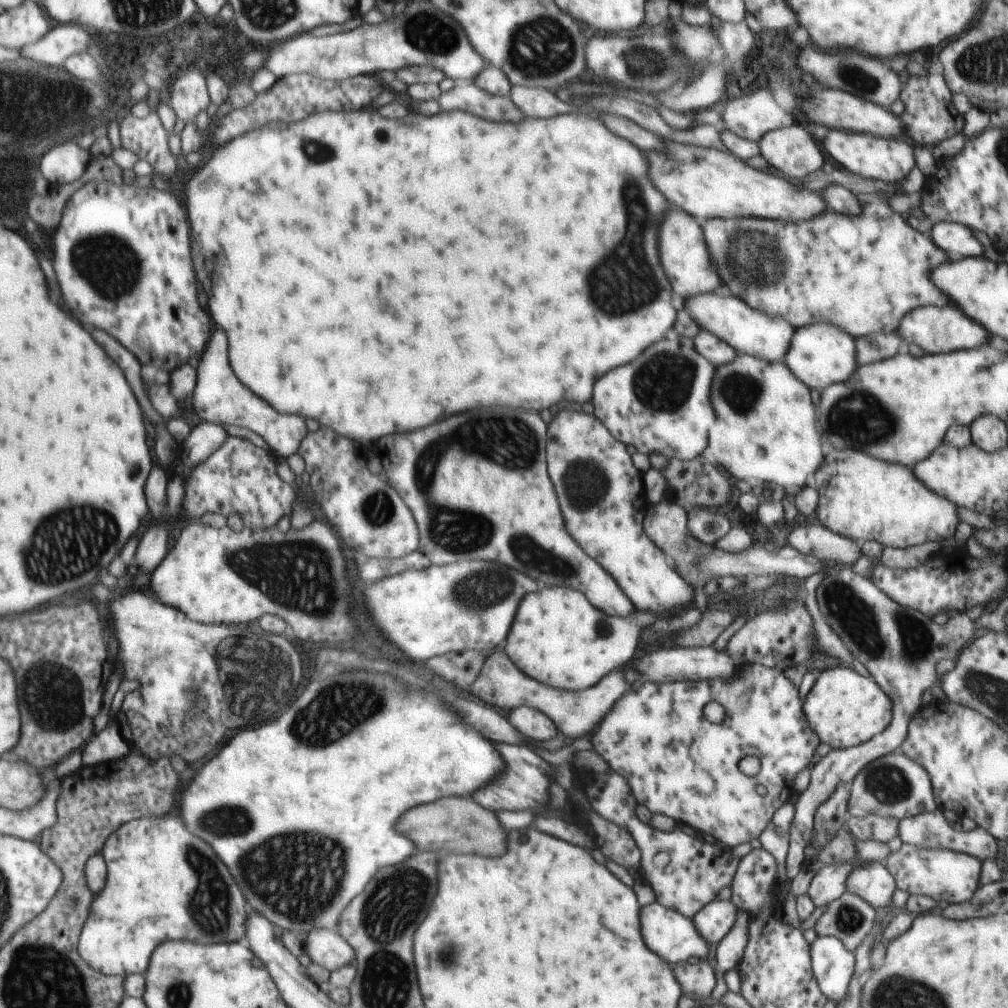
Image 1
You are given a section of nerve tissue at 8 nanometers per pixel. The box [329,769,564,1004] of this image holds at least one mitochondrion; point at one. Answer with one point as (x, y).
(448, 956)

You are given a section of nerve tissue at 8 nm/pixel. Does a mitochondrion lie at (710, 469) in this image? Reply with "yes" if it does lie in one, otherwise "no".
no

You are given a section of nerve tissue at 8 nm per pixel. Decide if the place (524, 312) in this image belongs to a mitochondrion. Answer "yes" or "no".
no

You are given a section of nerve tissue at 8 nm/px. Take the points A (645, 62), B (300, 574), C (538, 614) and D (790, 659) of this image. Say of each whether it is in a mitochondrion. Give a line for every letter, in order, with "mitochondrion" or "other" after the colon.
A: mitochondrion
B: mitochondrion
C: other
D: other

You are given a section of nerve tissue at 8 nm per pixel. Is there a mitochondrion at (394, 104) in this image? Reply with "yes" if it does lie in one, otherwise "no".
no

